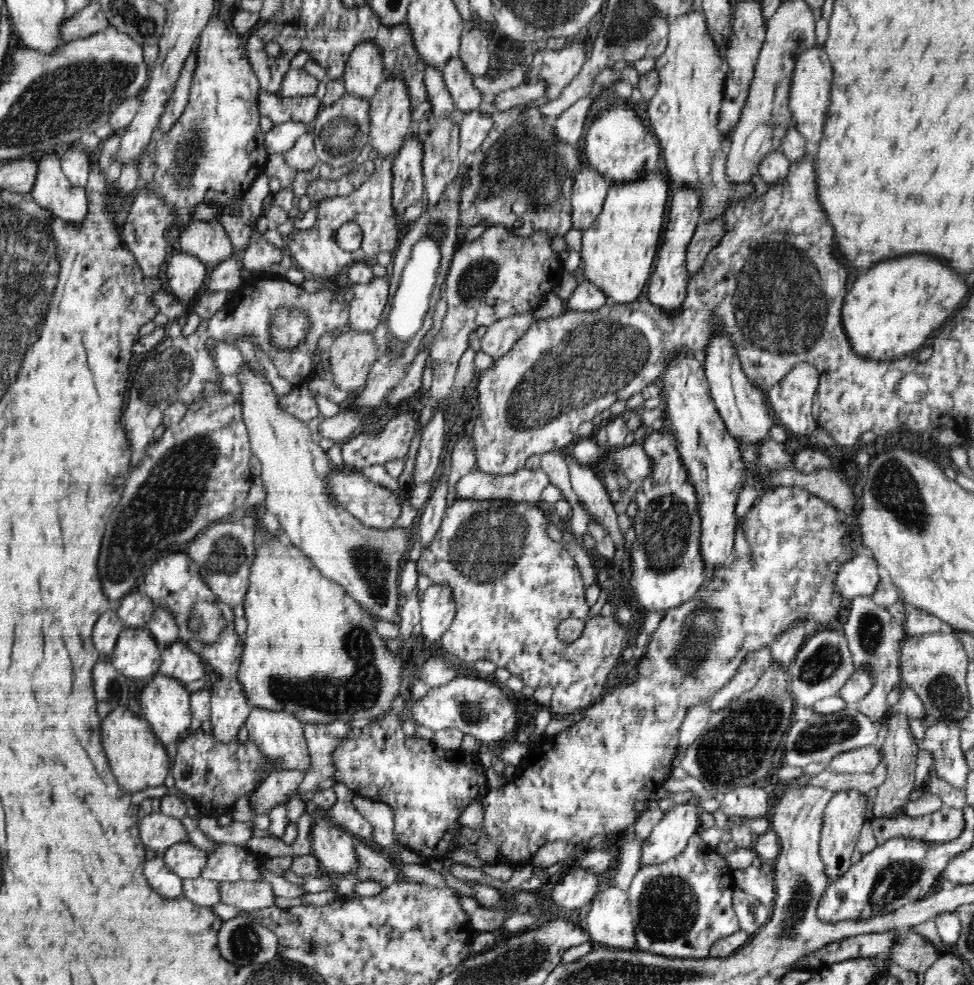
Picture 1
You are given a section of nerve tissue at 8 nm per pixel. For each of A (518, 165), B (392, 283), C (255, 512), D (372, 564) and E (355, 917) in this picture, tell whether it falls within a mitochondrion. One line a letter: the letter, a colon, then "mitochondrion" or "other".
A: mitochondrion
B: other
C: other
D: mitochondrion
E: other

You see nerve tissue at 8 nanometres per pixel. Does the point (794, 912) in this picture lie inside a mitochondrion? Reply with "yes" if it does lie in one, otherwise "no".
yes

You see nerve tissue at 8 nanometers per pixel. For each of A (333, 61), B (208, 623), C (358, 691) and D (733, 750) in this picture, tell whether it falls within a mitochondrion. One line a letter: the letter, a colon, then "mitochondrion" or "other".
A: other
B: mitochondrion
C: mitochondrion
D: mitochondrion

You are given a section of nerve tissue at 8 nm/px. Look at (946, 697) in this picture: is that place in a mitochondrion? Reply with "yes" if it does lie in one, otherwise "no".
yes

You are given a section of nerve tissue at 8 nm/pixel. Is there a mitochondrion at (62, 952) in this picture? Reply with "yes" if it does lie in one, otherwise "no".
no

